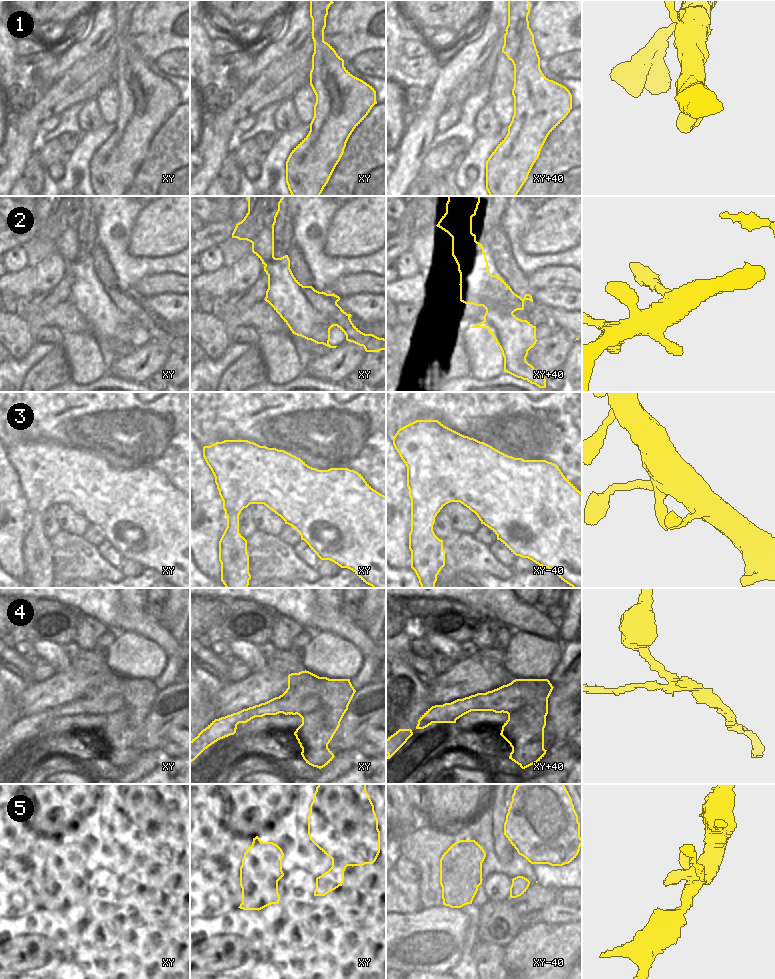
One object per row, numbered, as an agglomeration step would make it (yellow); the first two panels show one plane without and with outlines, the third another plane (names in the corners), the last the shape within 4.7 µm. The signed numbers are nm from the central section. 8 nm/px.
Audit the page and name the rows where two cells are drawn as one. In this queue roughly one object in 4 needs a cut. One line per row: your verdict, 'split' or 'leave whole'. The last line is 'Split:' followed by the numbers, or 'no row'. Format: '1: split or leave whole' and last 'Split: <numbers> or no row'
1: leave whole
2: leave whole
3: leave whole
4: split
5: leave whole
Split: 4

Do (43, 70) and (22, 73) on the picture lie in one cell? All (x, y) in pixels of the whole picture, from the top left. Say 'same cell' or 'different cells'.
same cell

